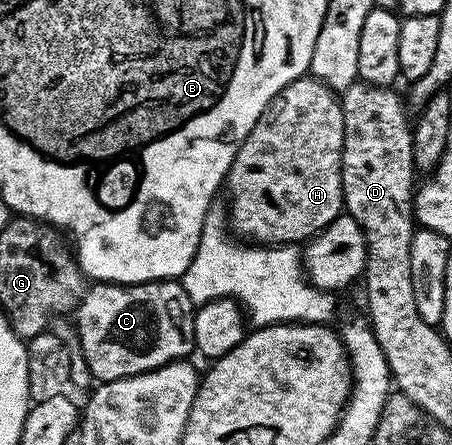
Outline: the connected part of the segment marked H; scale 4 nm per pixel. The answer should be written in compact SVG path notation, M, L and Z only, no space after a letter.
M310 75L289 83L265 107L227 172L225 193L231 200L229 225L240 238L257 245L306 243L344 212L343 103L335 90Z

